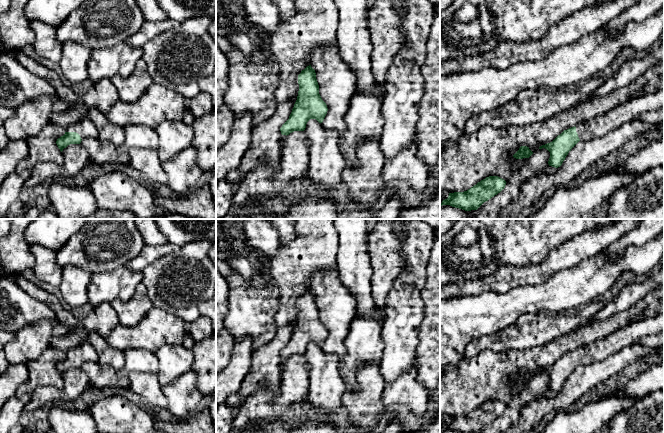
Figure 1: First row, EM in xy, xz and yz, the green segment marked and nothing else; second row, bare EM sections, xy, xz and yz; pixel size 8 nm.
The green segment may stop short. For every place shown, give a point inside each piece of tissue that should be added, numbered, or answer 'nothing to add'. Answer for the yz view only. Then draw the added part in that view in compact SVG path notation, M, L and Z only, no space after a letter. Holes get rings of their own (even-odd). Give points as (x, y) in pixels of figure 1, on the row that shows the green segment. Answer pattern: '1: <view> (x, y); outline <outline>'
1: yz (596, 127); outline M664 89L638 98L632 98L626 104L579 123L575 126L576 132L580 140L599 138L633 121L640 114L656 111L663 105Z

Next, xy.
1: xy (85, 128); outline M86 117L80 120L78 123L69 126L65 132L76 132L80 135L81 139L86 137L97 138L98 131L92 121Z

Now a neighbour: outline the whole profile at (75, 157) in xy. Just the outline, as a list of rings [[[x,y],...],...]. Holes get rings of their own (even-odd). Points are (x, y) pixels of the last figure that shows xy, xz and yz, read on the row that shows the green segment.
[[[70,144],[62,151],[63,164],[38,163],[26,178],[24,187],[45,186],[59,176],[73,176],[90,164],[88,152],[81,144]]]

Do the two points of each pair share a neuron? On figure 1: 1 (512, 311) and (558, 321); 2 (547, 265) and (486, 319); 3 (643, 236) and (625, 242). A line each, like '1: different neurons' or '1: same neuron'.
1: different neurons
2: different neurons
3: same neuron

